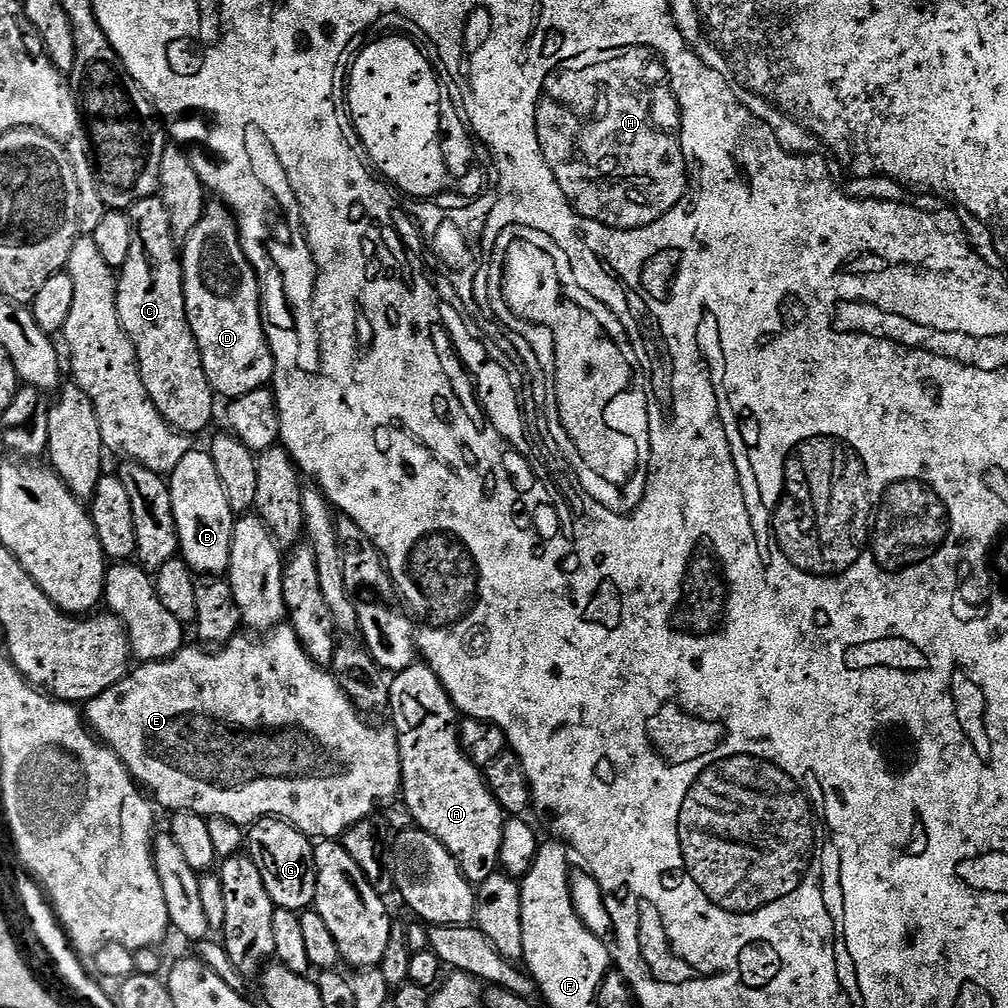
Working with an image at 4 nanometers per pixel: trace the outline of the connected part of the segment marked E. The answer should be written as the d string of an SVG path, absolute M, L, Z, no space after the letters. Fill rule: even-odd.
M281 622L271 629L270 634L237 634L233 640L215 650L200 648L186 646L170 660L141 663L136 666L140 668L133 667L123 680L119 680L117 684L110 686L110 690L98 694L86 704L86 723L89 729L116 753L117 758L128 767L128 773L137 785L143 786L149 793L156 792L157 805L160 803L164 808L173 808L171 811L176 814L192 813L205 818L228 819L239 826L251 826L257 820L265 818L279 818L287 820L309 838L336 840L358 822L369 819L379 804L384 806L397 799L401 791L400 747L395 731L388 726L371 728L364 721L367 719L340 688L331 671L312 660L291 624Z

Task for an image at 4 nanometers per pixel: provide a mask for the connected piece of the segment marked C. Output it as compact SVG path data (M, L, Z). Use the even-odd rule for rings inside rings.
M159 195L146 198L142 202L133 204L131 208L127 209L126 215L128 221L132 224L132 227L136 233L134 242L132 243L132 249L130 250L130 258L126 258L126 266L119 269L118 279L116 282L116 294L120 301L120 319L124 322L124 329L126 334L130 338L130 342L134 346L136 351L136 360L140 364L140 373L142 374L142 382L146 386L146 390L150 394L150 398L154 402L154 406L162 414L162 418L166 418L166 422L172 425L177 432L183 432L185 434L197 434L212 420L212 415L216 412L216 403L218 403L217 397L212 391L210 382L206 378L206 370L204 369L204 363L202 362L202 354L198 350L198 342L194 338L192 333L192 327L188 321L188 311L186 310L186 298L184 297L184 266L182 263L181 253L178 251L178 240L174 235L172 227L170 226L170 214L166 210L164 201L160 199Z

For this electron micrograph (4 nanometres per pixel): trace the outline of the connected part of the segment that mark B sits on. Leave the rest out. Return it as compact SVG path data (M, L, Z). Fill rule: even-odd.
M194 450L174 466L168 480L174 522L180 539L179 555L192 567L193 573L223 577L230 562L232 531L238 516L232 511L230 498L218 479L211 451Z

